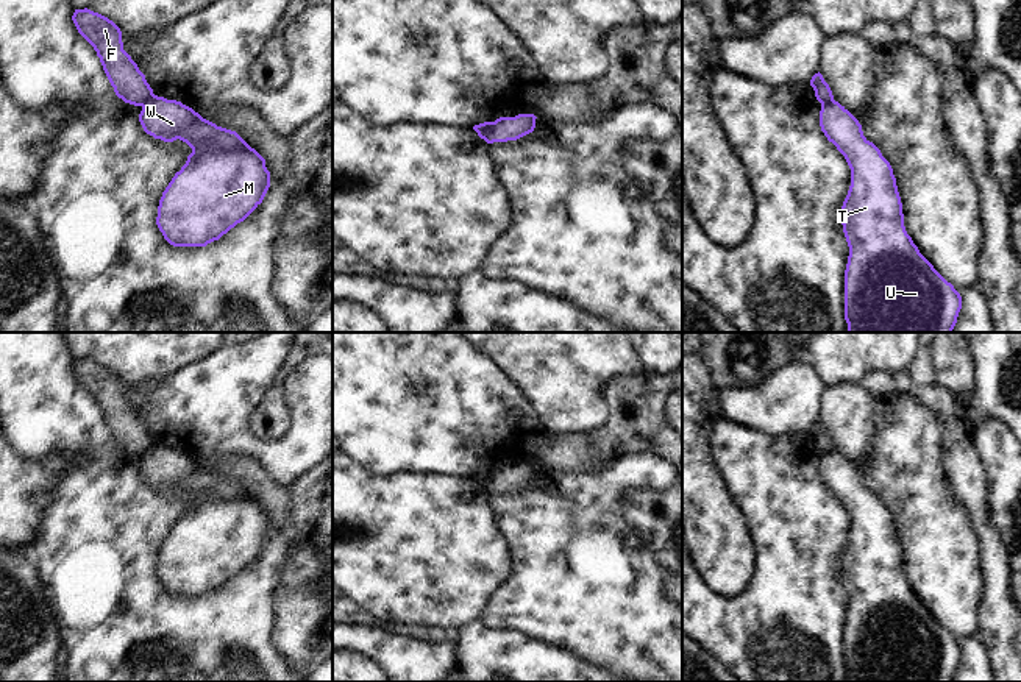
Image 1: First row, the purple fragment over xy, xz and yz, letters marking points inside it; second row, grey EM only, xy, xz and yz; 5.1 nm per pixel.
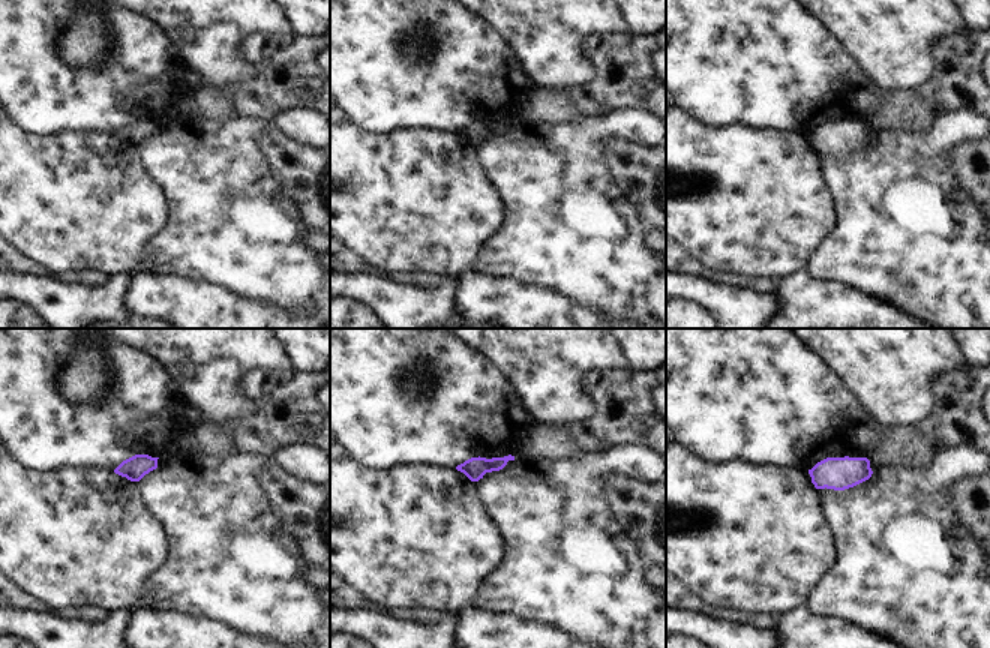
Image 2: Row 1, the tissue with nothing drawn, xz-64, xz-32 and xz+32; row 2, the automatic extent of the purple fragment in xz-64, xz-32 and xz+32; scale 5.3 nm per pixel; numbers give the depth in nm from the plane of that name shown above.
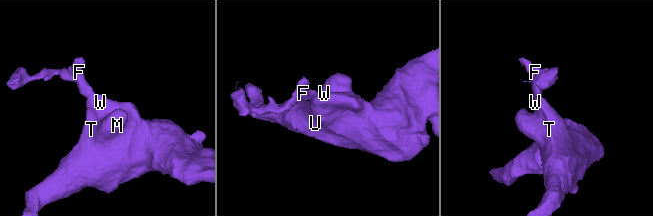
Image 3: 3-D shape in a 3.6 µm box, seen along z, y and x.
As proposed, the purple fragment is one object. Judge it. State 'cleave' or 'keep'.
cleave

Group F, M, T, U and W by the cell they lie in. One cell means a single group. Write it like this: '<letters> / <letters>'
F / M T U W

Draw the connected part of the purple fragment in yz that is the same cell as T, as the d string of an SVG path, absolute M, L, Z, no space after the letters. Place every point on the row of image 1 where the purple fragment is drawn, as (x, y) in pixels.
M838 101L821 105L820 126L851 169L851 186L841 206L841 225L849 247L845 270L848 332L952 332L962 297L907 234L890 162L863 136L859 120Z

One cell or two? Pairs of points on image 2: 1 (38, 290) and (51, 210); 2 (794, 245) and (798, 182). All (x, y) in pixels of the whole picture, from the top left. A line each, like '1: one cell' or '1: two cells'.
1: two cells
2: one cell

